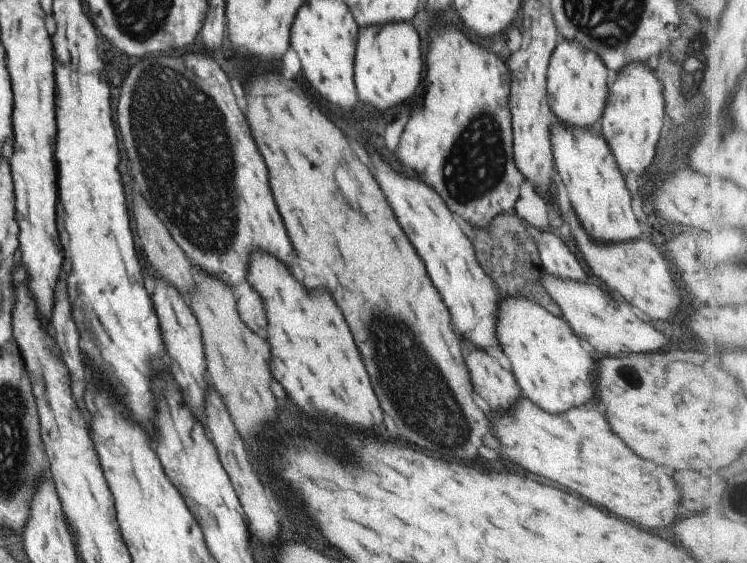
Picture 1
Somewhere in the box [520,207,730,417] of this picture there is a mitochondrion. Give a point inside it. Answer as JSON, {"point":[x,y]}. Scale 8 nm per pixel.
{"point":[629,376]}

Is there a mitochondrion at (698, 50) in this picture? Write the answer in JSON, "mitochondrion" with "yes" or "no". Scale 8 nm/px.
{"mitochondrion":"yes"}

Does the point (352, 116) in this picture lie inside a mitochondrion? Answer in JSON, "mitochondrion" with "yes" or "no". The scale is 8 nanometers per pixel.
{"mitochondrion":"no"}

